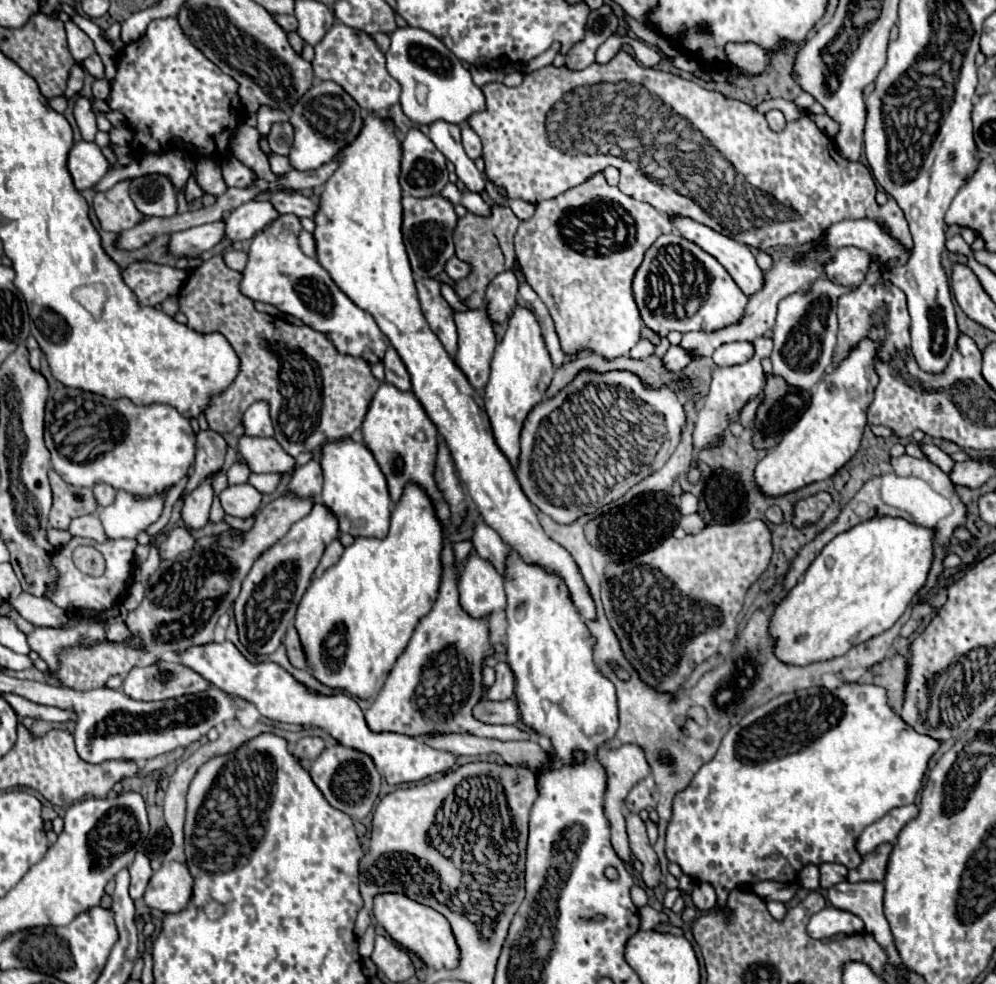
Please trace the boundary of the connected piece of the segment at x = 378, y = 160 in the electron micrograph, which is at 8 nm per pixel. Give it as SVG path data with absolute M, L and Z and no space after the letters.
M368 116L362 134L358 134L358 138L346 146L342 154L338 154L340 168L324 184L320 210L314 218L318 262L322 262L336 286L358 308L374 316L378 328L396 348L398 356L408 368L412 392L424 406L430 420L436 424L438 434L448 444L458 478L478 508L482 520L496 530L526 564L536 564L542 570L560 576L580 616L586 622L596 620L596 606L578 564L566 548L556 544L542 530L534 506L522 494L522 488L514 478L512 464L494 442L482 396L470 386L468 378L446 354L442 342L430 330L420 310L406 248L402 246L398 154L402 154L400 140L394 134L392 122Z

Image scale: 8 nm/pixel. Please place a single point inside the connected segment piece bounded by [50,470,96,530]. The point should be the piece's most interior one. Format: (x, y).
(68, 500)

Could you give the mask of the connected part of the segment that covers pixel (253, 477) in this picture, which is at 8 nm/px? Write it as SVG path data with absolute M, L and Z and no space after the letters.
M250 474L248 483L254 486L262 494L272 493L280 483L282 475L280 474Z

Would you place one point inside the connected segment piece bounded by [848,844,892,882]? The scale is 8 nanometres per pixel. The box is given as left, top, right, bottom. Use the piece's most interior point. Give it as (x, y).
(873, 867)

